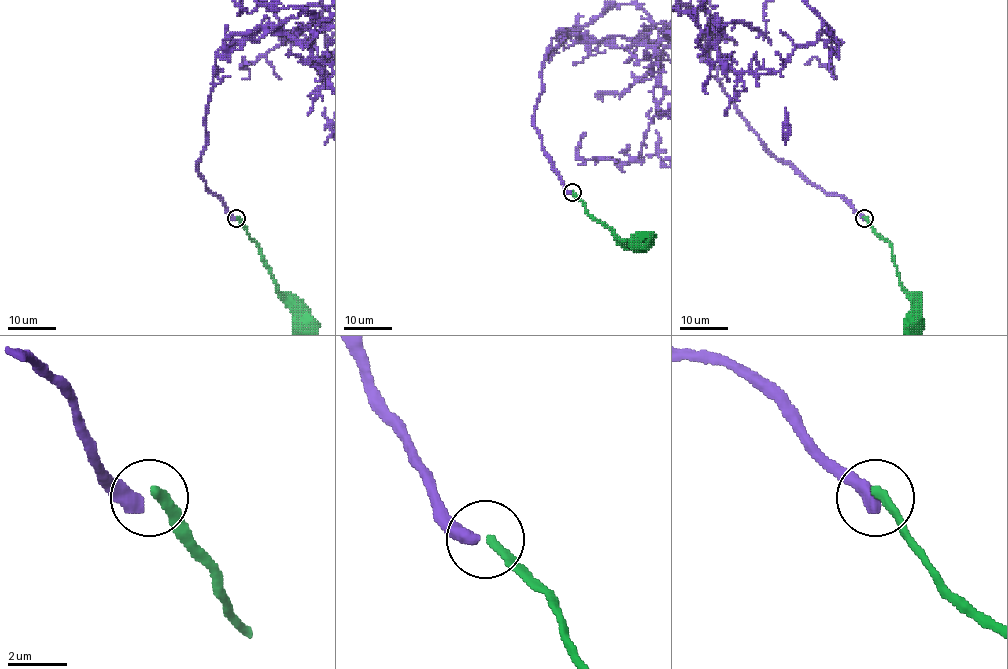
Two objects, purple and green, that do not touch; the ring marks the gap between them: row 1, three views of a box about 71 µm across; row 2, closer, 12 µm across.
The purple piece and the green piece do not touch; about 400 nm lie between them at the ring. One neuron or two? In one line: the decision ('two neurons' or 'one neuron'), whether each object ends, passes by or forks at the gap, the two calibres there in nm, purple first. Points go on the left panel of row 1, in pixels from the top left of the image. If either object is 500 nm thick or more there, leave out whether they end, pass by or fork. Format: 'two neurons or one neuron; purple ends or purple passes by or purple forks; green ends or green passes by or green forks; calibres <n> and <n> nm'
two neurons; calibres 500 and 360 nm

